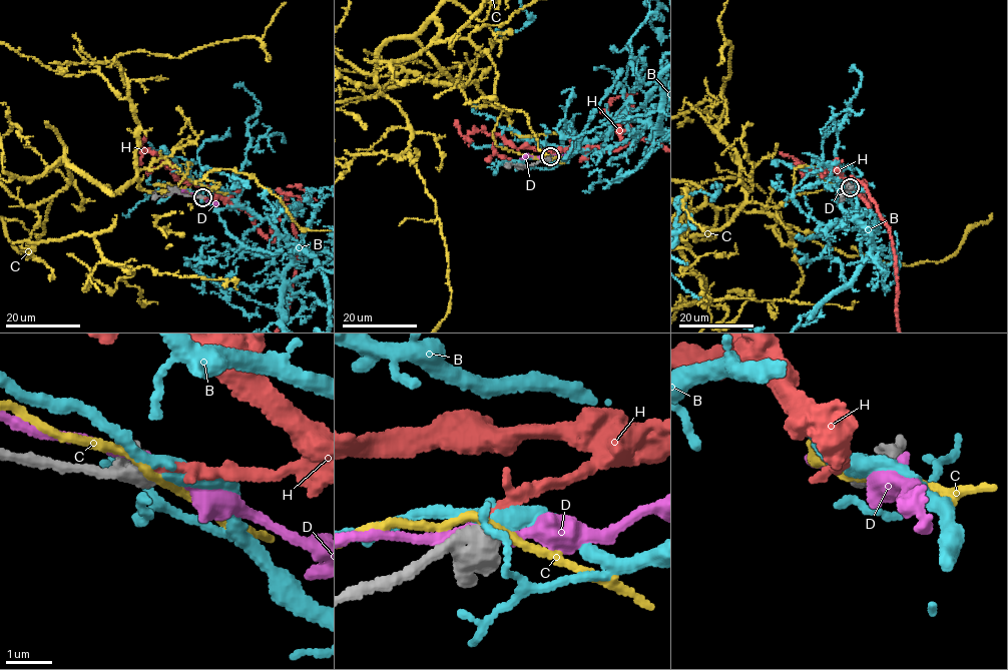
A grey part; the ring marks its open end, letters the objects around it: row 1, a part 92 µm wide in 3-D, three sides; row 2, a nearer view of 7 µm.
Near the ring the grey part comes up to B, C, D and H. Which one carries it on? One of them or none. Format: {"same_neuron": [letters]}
{"same_neuron": ["H"]}

